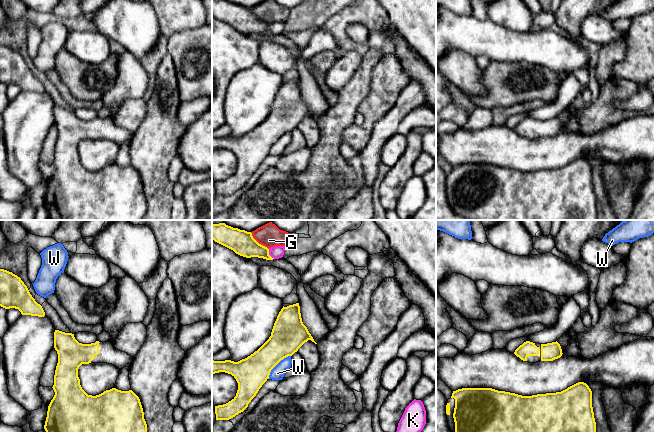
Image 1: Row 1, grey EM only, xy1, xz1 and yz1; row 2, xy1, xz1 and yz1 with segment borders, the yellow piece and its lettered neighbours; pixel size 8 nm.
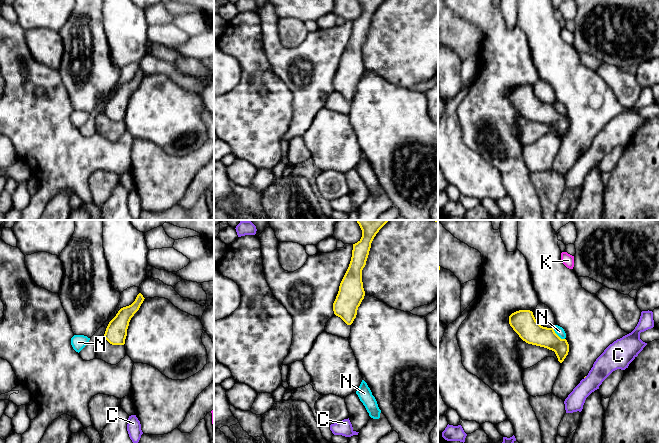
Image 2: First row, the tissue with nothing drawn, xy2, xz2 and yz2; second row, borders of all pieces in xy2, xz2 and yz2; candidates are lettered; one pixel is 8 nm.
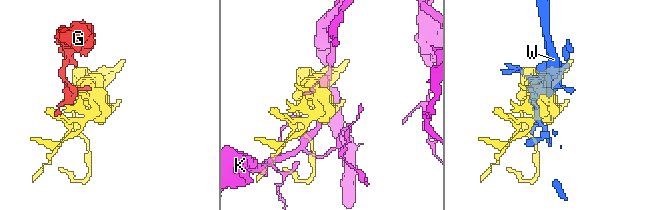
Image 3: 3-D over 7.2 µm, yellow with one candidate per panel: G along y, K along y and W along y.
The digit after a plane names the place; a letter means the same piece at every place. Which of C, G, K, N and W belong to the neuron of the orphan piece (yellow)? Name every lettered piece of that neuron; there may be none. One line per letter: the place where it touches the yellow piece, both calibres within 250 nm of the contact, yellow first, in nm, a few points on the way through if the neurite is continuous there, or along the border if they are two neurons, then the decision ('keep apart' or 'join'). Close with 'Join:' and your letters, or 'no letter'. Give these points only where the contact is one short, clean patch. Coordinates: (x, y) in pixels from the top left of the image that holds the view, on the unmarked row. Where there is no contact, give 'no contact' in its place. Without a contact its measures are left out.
C: no contact; keep apart
G: meets yellow in xz1 at (257, 18); 190 nm thick on the yellow side, 190 nm on the other; border along xz1 (250, 8), (259, 19), (268, 25); keep apart
K: meets yellow in xz1 at (268, 30); 190 nm thick on the yellow side, 100 nm on the other; keep apart
N: meets yellow in yz2 at (557, 111); 190 nm thick on the yellow side, 70 nm on the other; keep apart
W: meets yellow in xz1 at (276, 140); 260 nm thick on the yellow side, 110 nm on the other; keep apart
Join: no letter

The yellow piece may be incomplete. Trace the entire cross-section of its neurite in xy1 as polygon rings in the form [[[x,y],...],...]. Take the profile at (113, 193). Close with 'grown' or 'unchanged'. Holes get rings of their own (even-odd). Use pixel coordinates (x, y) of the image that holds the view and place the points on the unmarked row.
[[[59,106],[54,108],[54,124],[58,130],[58,139],[54,151],[53,166],[55,171],[51,176],[44,205],[50,220],[142,220],[147,211],[147,200],[139,173],[132,167],[121,167],[116,164],[106,166],[103,169],[88,171],[80,161],[78,145],[82,140],[107,139],[119,145],[130,143],[133,133],[116,125],[112,118],[99,118],[91,120],[79,119],[72,109]]]; grown

